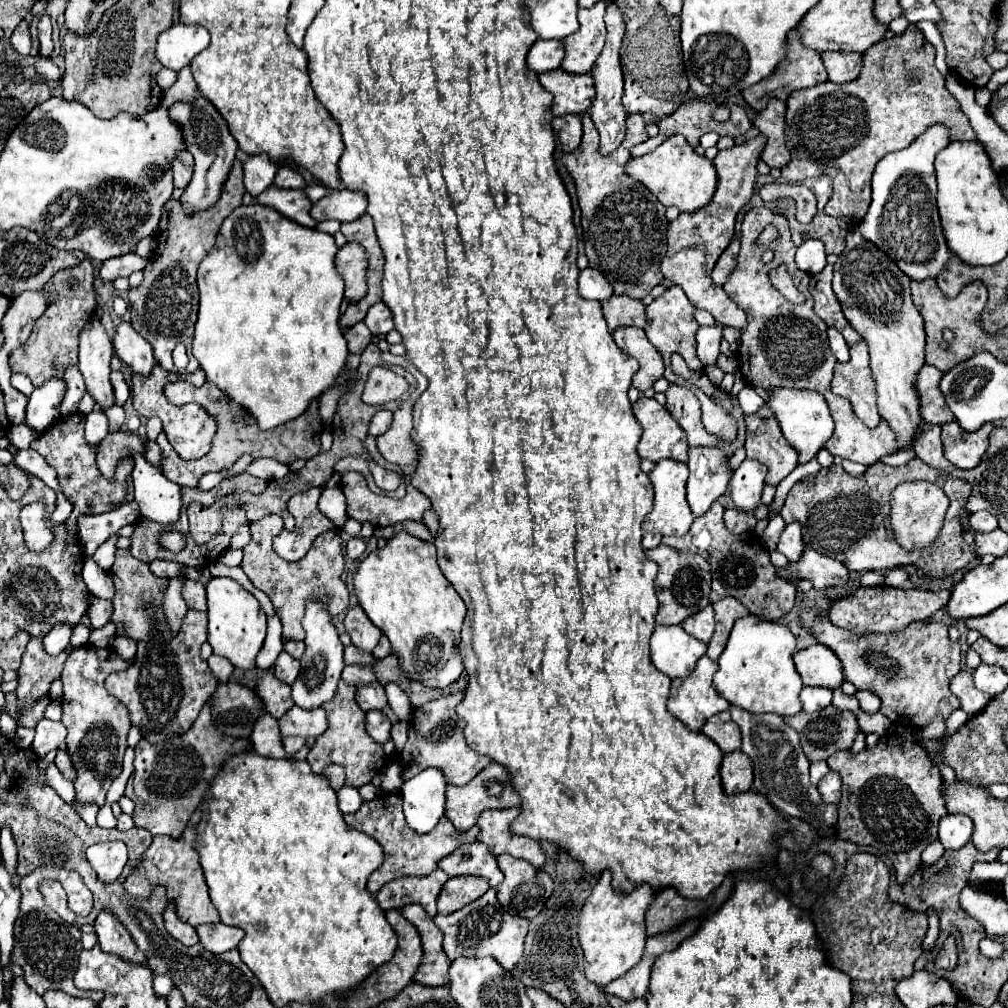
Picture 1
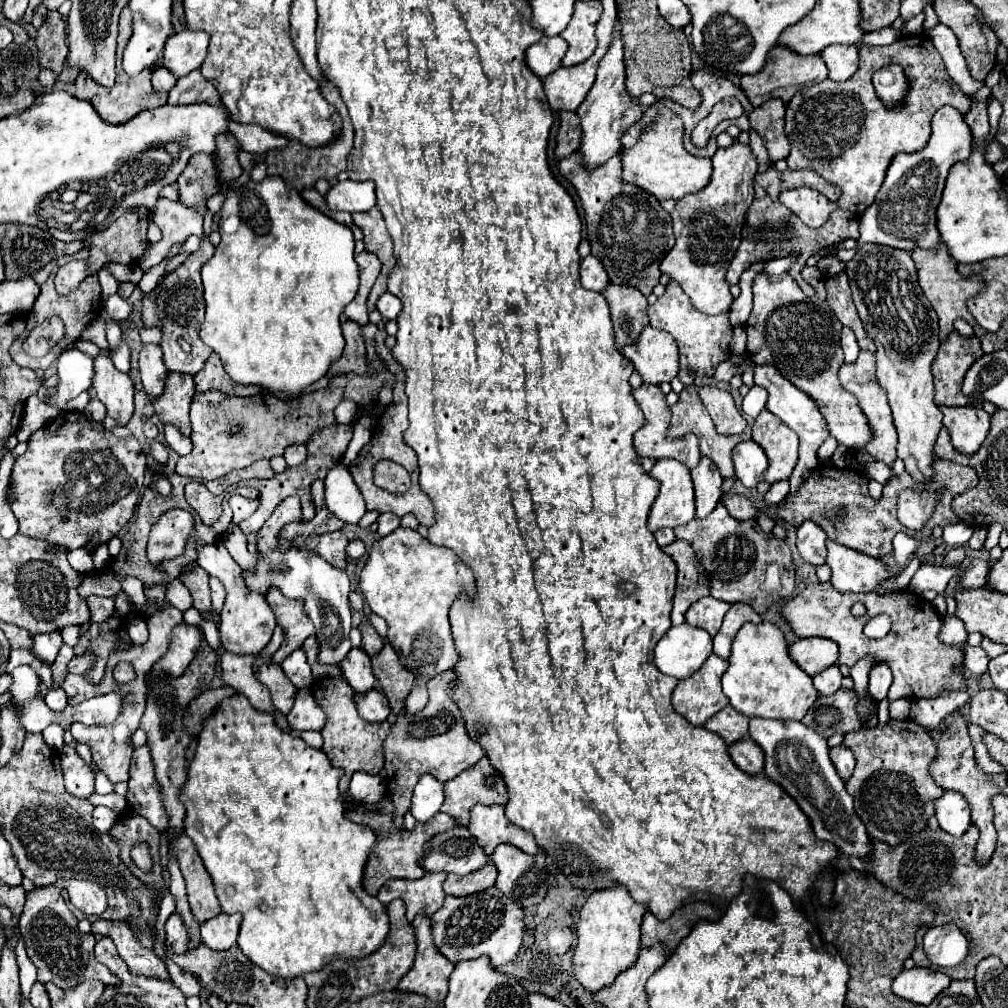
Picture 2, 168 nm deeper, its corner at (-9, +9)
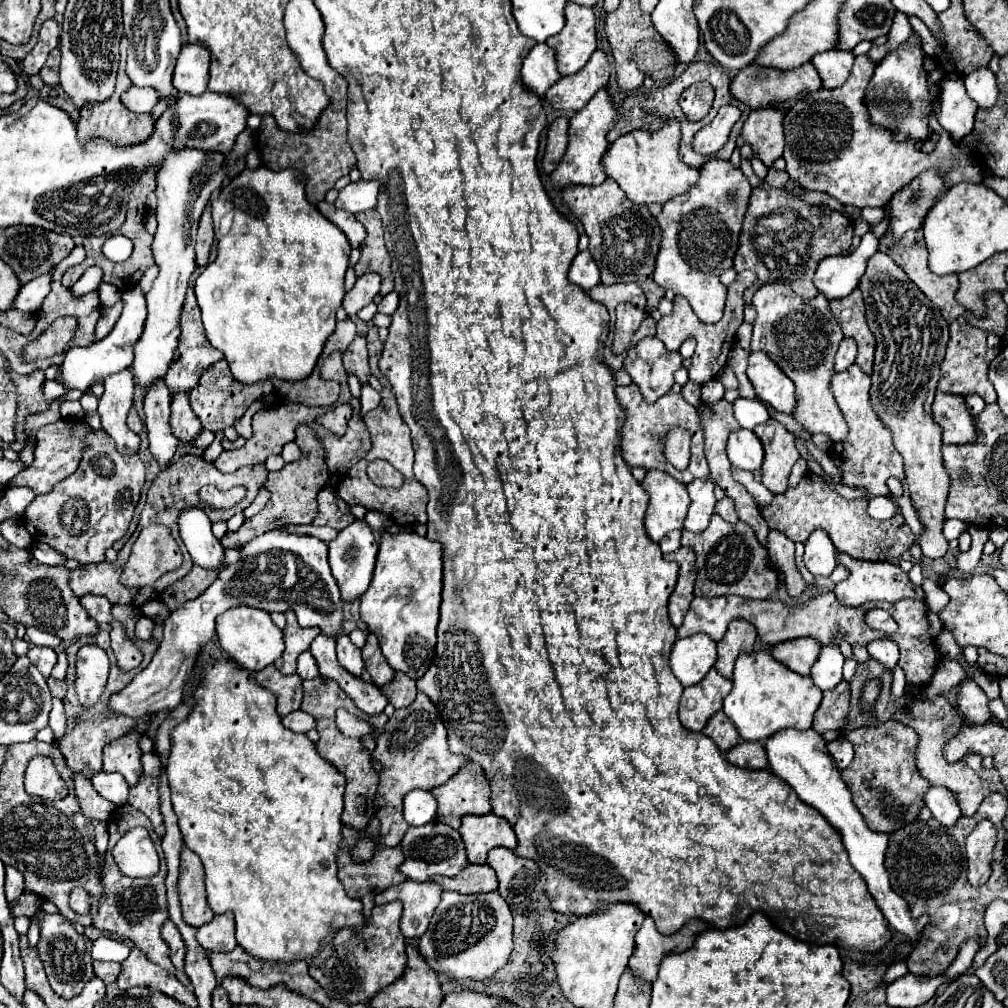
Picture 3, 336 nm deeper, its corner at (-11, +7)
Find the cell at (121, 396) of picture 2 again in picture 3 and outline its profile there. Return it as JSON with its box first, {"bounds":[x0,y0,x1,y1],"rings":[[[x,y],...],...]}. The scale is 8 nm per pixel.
{"bounds":[98,370,140,454],"rings":[[[130,370],[116,372],[104,380],[104,394],[98,400],[98,414],[102,428],[116,442],[120,454],[138,454],[140,436],[126,426],[126,414],[132,408],[134,398],[134,376]]]}

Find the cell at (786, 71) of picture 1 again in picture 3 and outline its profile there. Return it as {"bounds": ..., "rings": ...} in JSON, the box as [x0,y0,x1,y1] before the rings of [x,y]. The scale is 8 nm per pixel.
{"bounds":[730,64,822,108],"rings":[[[802,64],[800,68],[794,70],[774,70],[774,68],[762,68],[762,66],[746,66],[744,70],[738,72],[738,76],[732,80],[730,90],[732,96],[740,102],[744,102],[746,106],[754,108],[774,108],[776,104],[770,102],[788,102],[788,100],[800,100],[802,96],[808,96],[816,90],[822,88],[822,80],[818,76],[818,72],[814,70],[814,66]]]}

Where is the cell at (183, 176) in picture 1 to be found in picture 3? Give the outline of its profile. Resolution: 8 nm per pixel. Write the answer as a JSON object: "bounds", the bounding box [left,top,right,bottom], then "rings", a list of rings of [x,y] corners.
{"bounds":[196,206,214,270],"rings":[[[206,206],[202,218],[200,218],[200,226],[198,226],[198,238],[196,238],[196,264],[200,266],[200,270],[208,264],[208,256],[212,250],[212,242],[214,242],[214,232],[212,232],[212,216],[210,216],[210,206]]]}

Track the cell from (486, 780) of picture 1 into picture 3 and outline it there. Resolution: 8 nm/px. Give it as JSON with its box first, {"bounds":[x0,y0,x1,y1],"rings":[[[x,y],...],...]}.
{"bounds":[432,762,492,828],"rings":[[[466,762],[448,782],[432,788],[432,794],[438,802],[436,820],[452,828],[458,828],[460,818],[466,814],[492,812],[488,780],[474,762]]]}

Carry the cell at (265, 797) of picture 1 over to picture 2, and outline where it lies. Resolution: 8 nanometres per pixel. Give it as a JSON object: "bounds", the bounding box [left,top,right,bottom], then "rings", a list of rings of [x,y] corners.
{"bounds":[180,694,390,980],"rings":[[[238,694],[238,696],[224,700],[218,706],[218,710],[204,722],[204,728],[198,736],[196,756],[190,764],[188,780],[186,780],[182,794],[180,794],[180,800],[186,806],[184,832],[196,844],[196,850],[200,852],[204,866],[214,880],[214,888],[216,888],[216,896],[220,900],[222,912],[226,912],[226,914],[240,912],[244,916],[242,926],[240,926],[240,934],[238,934],[238,946],[254,964],[264,968],[268,974],[284,978],[284,980],[294,980],[294,978],[304,976],[306,972],[316,972],[316,970],[324,968],[334,958],[338,958],[338,960],[366,958],[366,956],[374,954],[386,942],[386,936],[390,932],[390,920],[386,916],[386,906],[376,896],[370,896],[362,888],[362,876],[364,876],[366,860],[370,856],[370,848],[374,848],[376,832],[370,826],[360,826],[360,824],[346,820],[344,800],[338,790],[338,780],[342,774],[344,774],[342,768],[334,768],[322,750],[310,748],[298,736],[282,732],[274,724],[274,716],[270,712],[258,712],[256,708],[250,706],[250,702],[246,700],[244,694]]]}

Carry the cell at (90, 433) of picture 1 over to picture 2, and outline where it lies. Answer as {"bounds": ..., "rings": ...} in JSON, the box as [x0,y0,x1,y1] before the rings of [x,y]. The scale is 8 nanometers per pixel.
{"bounds":[86,398,106,422],"rings":[[[92,398],[92,400],[90,400],[90,404],[88,404],[88,408],[86,408],[86,416],[88,416],[88,418],[92,418],[92,420],[102,422],[102,420],[106,418],[106,406],[104,406],[100,400]]]}

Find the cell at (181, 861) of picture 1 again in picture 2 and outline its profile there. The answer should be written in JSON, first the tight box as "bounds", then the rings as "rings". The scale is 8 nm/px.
{"bounds":[172,832,222,924],"rings":[[[182,832],[180,836],[172,840],[172,852],[186,880],[188,902],[190,902],[190,910],[196,916],[196,920],[202,924],[218,916],[222,910],[220,910],[214,886],[212,886],[212,878],[206,872],[206,866],[202,864],[202,858],[198,856],[194,842]]]}

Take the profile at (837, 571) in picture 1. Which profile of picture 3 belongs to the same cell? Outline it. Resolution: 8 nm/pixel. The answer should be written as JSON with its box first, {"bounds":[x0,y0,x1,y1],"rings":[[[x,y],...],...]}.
{"bounds":[834,554,924,606],"rings":[[[836,554],[838,562],[844,564],[850,570],[850,578],[836,584],[834,594],[836,598],[846,604],[846,606],[860,606],[866,604],[870,600],[886,600],[886,602],[898,602],[902,598],[916,598],[916,594],[924,594],[924,590],[916,590],[916,586],[908,580],[908,574],[900,570],[898,564],[890,564],[890,562],[866,562],[866,560],[856,560],[850,558],[848,554]]]}

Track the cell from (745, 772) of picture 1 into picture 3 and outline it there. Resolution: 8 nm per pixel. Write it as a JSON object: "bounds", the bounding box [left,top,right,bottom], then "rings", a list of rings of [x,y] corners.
{"bounds":[724,742,768,770],"rings":[[[740,742],[734,748],[730,748],[724,756],[730,764],[738,768],[752,768],[752,770],[768,768],[768,758],[762,742]]]}

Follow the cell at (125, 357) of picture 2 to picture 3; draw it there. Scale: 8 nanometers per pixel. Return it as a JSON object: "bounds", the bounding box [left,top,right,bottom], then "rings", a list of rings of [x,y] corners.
{"bounds":[62,286,146,390],"rings":[[[134,286],[132,290],[124,292],[122,294],[122,302],[124,302],[124,308],[122,308],[122,314],[114,326],[114,330],[100,342],[88,346],[88,348],[70,348],[66,352],[66,370],[64,370],[64,364],[62,364],[62,386],[72,390],[72,388],[78,388],[78,390],[88,390],[92,384],[104,380],[106,376],[114,374],[114,372],[120,372],[124,368],[130,368],[132,364],[132,358],[134,358],[134,344],[136,340],[140,338],[142,334],[142,328],[144,328],[144,320],[146,320],[146,298],[144,298],[144,292],[140,290],[140,286]]]}

